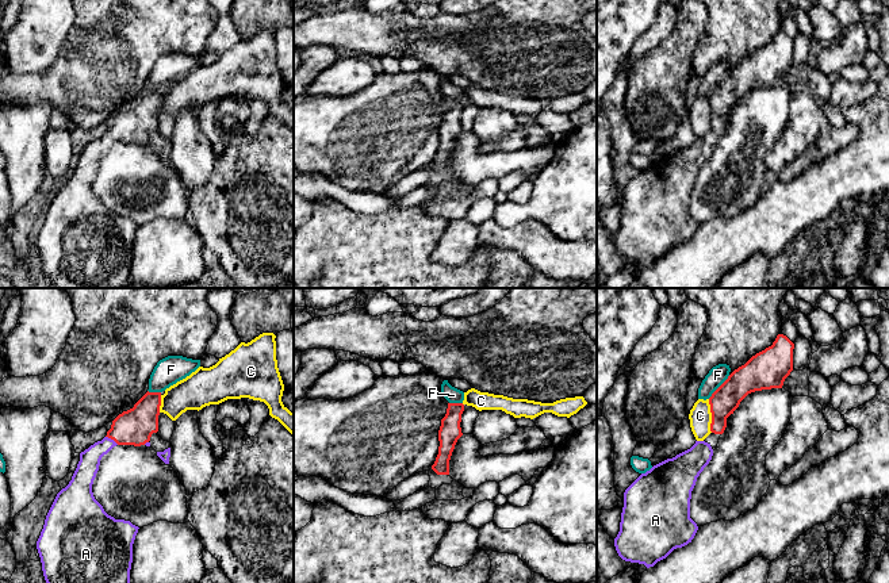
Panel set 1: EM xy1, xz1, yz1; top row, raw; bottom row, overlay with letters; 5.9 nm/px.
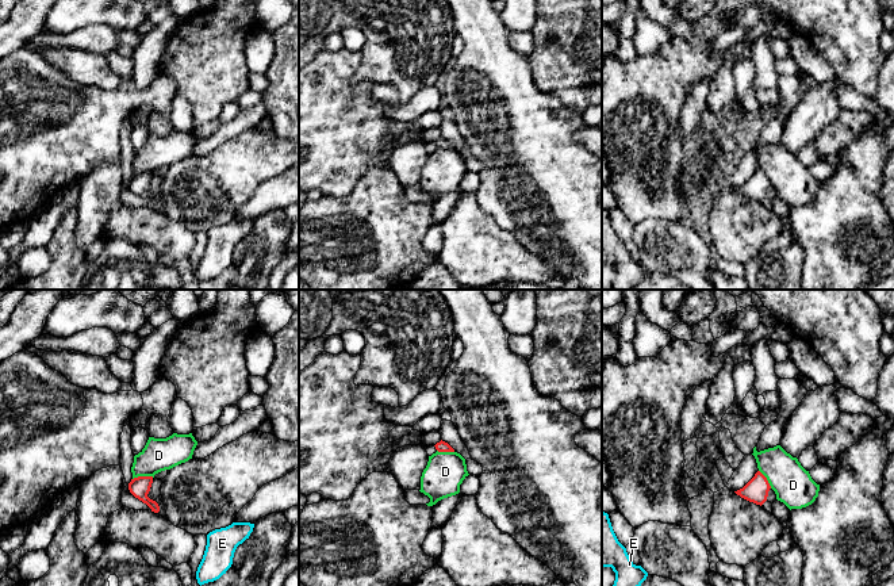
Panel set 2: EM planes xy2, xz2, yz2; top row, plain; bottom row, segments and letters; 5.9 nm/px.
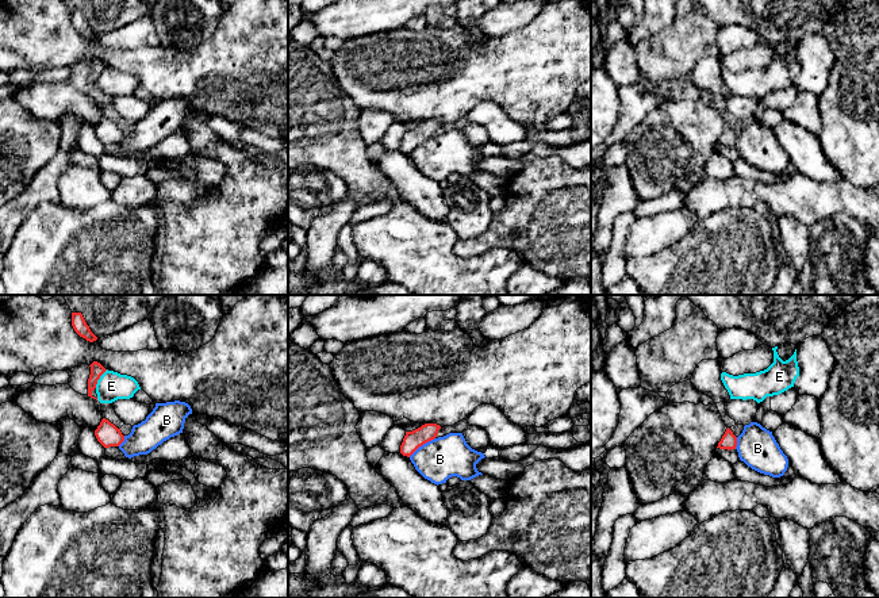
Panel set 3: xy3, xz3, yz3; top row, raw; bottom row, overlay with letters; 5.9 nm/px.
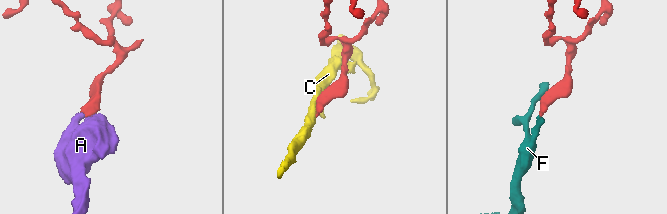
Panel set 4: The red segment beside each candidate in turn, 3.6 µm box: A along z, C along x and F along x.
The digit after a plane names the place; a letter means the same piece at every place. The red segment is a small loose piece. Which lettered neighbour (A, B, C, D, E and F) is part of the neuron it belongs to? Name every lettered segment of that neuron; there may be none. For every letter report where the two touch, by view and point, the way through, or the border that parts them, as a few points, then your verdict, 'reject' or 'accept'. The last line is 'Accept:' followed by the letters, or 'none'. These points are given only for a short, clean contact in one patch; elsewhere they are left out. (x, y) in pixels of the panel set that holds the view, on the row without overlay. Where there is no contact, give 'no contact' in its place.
A: contact xy1 (112, 135); way xy1 (134, 123), (112, 135), (89, 158), (87, 165); accept
B: contact xz3 (421, 142); border xz3 (434, 134), (419, 142), (409, 153); reject
C: contact yz1 (712, 112); border yz1 (708, 96), (712, 129); reject
D: contact xy2 (142, 173); border xy2 (153, 173), (135, 173), (133, 176); reject
E: contact xy3 (99, 75); border xy3 (107, 66), (95, 84); reject
F: contact yz1 (719, 84); border yz1 (730, 72), (708, 95); reject
Accept: A

